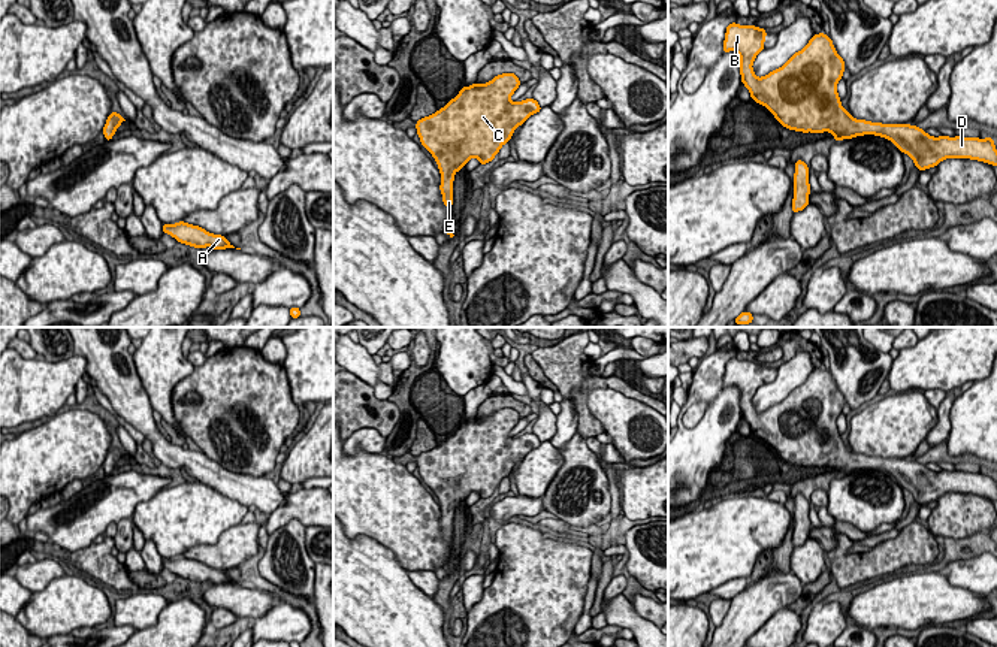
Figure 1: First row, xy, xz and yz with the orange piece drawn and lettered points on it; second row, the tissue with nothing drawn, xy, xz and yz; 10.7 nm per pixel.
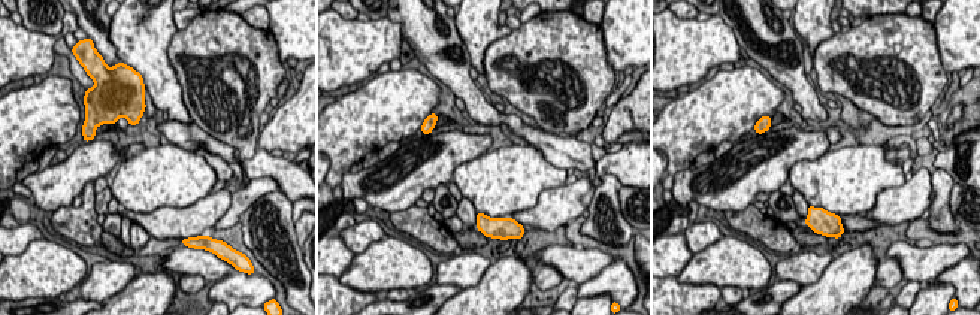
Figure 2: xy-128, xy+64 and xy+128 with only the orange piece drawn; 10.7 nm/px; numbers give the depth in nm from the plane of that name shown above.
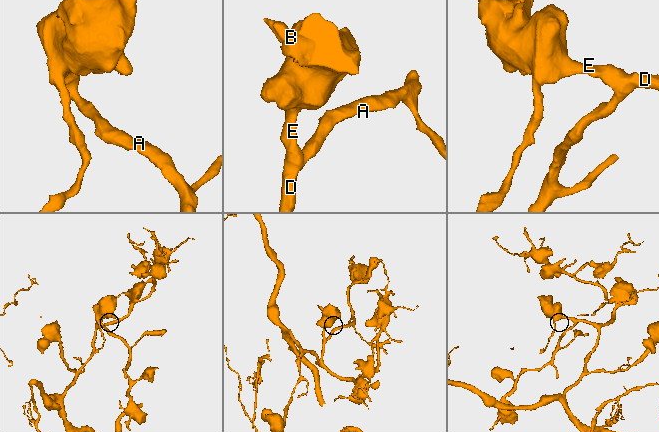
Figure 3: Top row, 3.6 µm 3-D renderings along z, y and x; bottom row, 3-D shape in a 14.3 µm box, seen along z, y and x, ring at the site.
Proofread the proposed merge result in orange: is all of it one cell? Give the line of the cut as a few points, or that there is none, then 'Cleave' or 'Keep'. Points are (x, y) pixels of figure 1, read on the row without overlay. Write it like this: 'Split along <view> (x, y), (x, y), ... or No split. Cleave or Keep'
No split. Keep

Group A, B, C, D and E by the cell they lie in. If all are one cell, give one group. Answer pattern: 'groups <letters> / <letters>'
groups A B C D E

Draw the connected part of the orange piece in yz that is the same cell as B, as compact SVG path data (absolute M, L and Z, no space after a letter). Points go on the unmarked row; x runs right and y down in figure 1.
M732 357L726 362L723 387L735 386L740 390L741 417L750 426L750 433L765 441L783 462L803 468L830 466L836 475L880 471L907 489L921 507L945 493L972 493L997 501L993 472L933 472L910 459L852 453L837 429L845 396L824 368L815 369L786 399L758 412L752 399L764 386L767 369L764 363Z

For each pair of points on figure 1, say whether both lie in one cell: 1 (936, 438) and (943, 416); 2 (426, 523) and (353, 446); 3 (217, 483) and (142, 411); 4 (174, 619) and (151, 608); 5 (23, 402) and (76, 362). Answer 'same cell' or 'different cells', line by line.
1: same cell
2: different cells
3: same cell
4: different cells
5: same cell

